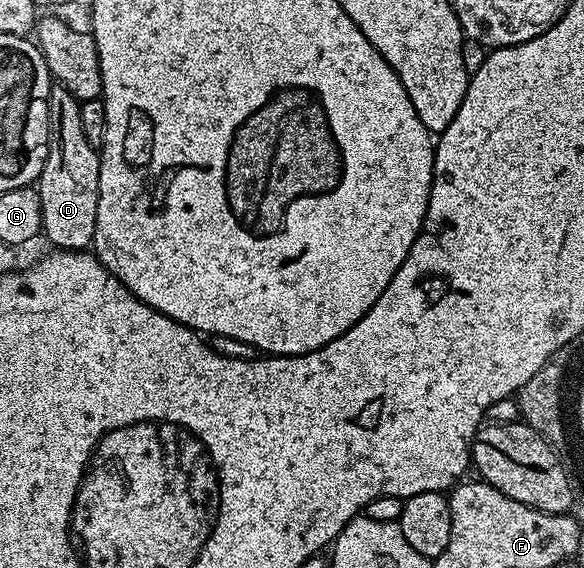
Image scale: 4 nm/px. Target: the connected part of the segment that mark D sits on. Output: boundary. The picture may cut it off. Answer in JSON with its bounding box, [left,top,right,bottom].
[37,87,99,250]

